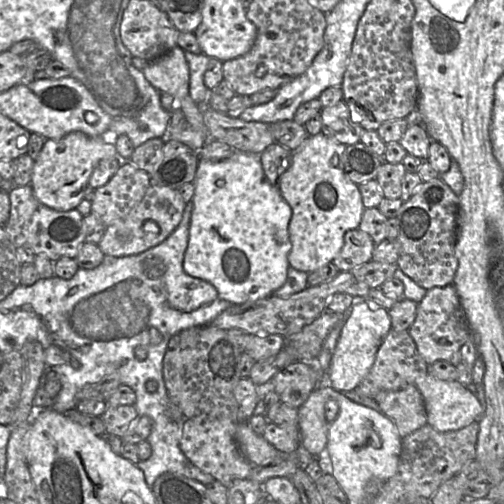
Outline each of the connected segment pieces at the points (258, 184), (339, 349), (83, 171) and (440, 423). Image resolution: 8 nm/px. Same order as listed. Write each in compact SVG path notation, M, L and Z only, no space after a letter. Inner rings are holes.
M236 151L229 159L209 161L199 159L194 179L195 193L190 223L189 243L183 269L192 276L211 283L220 298L240 305L271 296L287 280L288 255L292 244L288 226L292 208L282 197L279 188L267 179L260 155Z
M358 300L344 318L344 326L327 372L327 382L338 392L355 390L371 370L376 353L391 330L389 311L366 300Z
M108 131L101 137L91 137L83 132L71 132L61 139L46 139L34 162L31 187L35 197L44 205L57 211L76 209L84 199L90 176L103 159L118 157L114 139L108 139Z
M430 373L416 381L425 403L427 424L439 432L462 429L484 413L476 396L458 381L440 380Z

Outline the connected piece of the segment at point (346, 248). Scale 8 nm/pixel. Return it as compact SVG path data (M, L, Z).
M360 228L349 230L344 235L344 245L332 263L339 271L348 271L372 260L375 243L369 234Z

